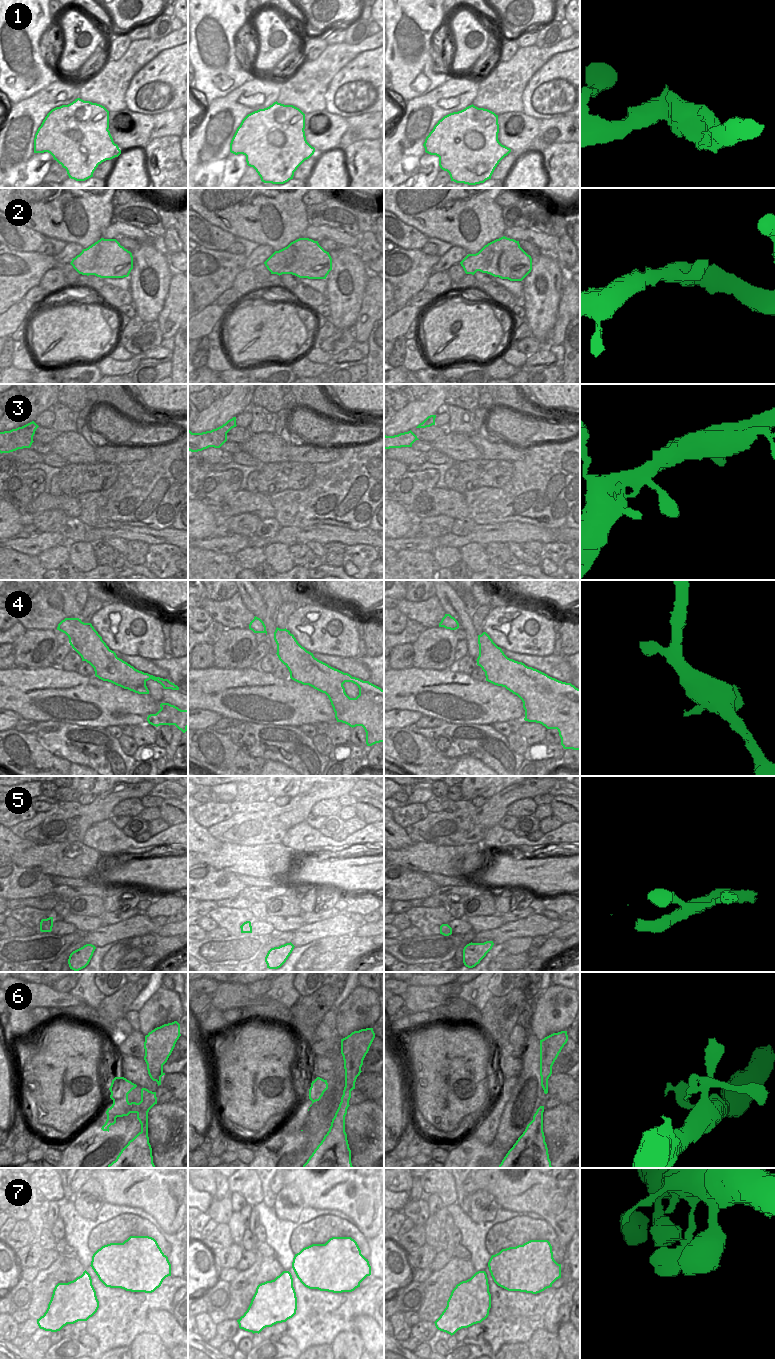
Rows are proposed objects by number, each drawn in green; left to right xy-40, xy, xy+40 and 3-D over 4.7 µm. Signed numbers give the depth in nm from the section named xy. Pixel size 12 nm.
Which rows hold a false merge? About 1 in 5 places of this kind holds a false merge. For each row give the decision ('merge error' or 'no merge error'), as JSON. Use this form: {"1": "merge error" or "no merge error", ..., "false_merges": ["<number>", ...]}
{"1": "merge error", "2": "no merge error", "3": "no merge error", "4": "no merge error", "5": "no merge error", "6": "no merge error", "7": "no merge error", "false_merges": ["1"]}

